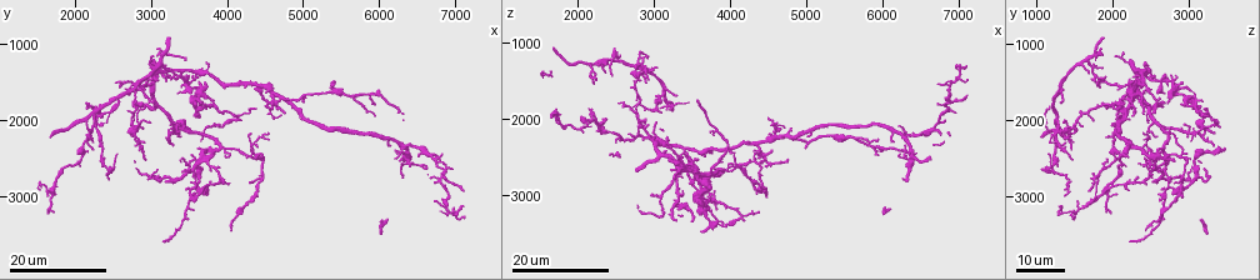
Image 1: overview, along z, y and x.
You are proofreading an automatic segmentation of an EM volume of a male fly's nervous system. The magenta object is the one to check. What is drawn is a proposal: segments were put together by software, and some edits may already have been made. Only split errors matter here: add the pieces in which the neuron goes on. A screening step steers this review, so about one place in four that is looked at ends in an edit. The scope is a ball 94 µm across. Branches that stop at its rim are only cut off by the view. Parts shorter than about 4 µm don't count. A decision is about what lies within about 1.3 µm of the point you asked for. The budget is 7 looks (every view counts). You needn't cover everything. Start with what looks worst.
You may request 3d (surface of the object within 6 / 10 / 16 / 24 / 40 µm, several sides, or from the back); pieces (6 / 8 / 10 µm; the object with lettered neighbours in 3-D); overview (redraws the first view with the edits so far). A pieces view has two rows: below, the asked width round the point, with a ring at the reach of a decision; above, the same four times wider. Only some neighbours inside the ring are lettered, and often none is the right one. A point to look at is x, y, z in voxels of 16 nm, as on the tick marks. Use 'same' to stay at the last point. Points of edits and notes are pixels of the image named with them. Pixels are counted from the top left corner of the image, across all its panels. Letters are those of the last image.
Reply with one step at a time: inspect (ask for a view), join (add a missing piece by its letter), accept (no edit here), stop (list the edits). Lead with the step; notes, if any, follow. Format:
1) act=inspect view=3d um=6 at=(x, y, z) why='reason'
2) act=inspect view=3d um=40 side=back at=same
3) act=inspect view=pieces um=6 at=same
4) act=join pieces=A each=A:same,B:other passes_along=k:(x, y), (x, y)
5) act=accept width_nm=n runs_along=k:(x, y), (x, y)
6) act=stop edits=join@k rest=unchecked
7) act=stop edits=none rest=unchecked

act=inspect view=3d um=16 at=(3550, 3100, 1750) why='end of a long branch'

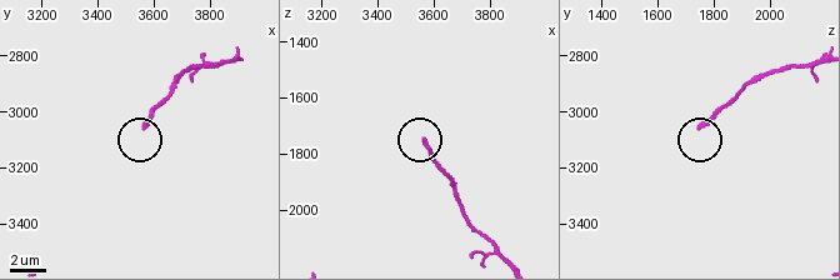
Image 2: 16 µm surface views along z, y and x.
act=inspect view=pieces um=6 at=(3570, 3050, 1760) why='see the neighbours'

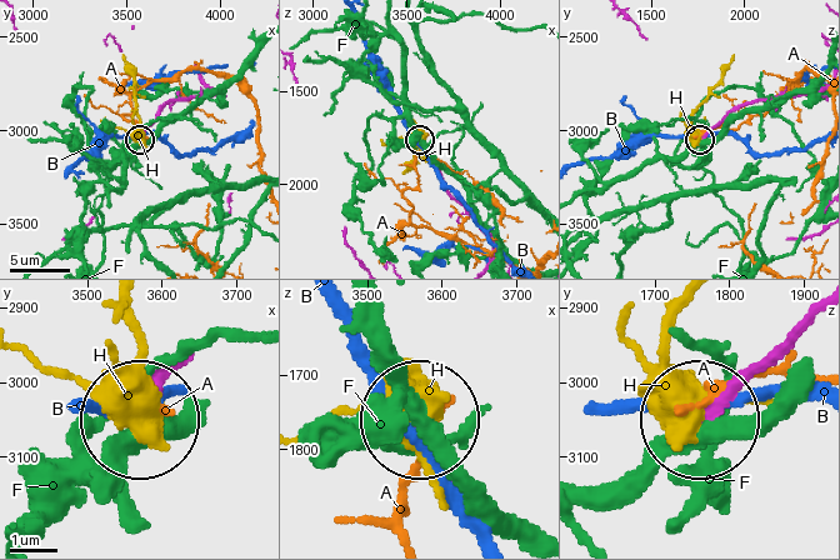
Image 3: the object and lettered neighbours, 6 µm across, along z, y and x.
act=accept width_nm=250 each=A:other,B:other,F:other,H:other found='none of them fits'

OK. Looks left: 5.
act=inspect view=3d um=16 at=(2200, 2400, 1500) why='an open end'

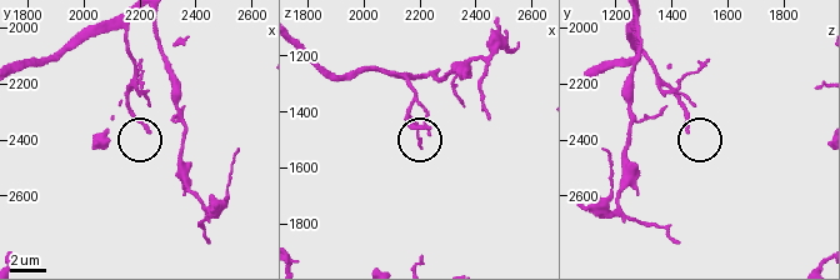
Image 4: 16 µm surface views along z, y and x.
act=inspect view=pieces um=10 at=(2240, 2370, 1460)

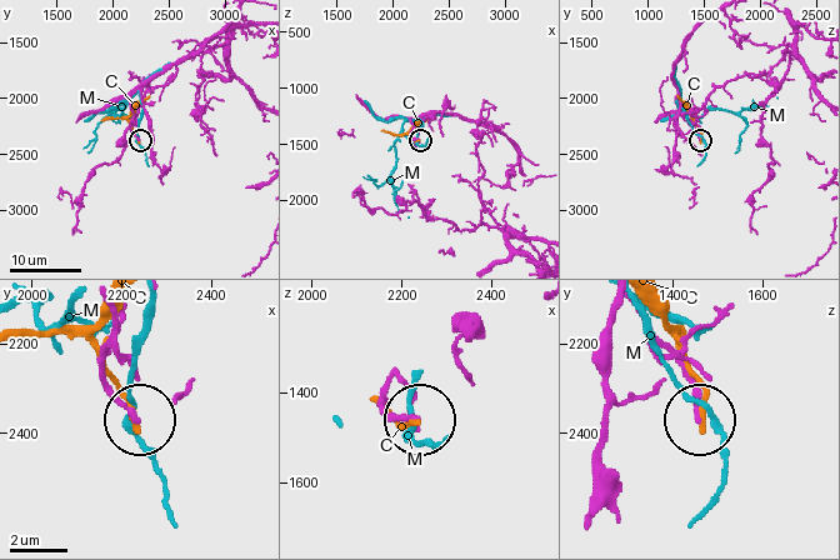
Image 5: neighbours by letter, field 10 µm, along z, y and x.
act=accept each=C:other,M:other found='no lettered piece goes on from it'

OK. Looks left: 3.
act=inspect view=3d um=16 at=(3200, 2800, 2550)

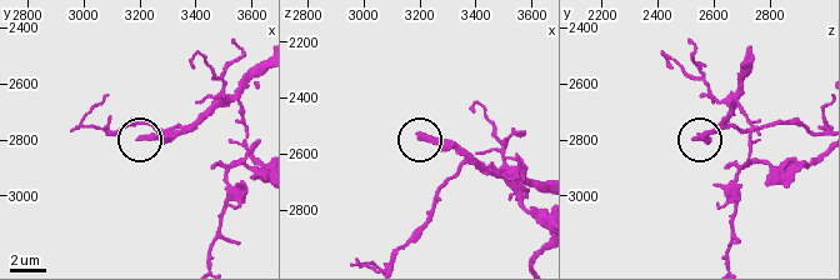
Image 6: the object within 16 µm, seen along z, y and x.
act=inspect view=pieces um=10 at=(3210, 2790, 2540)

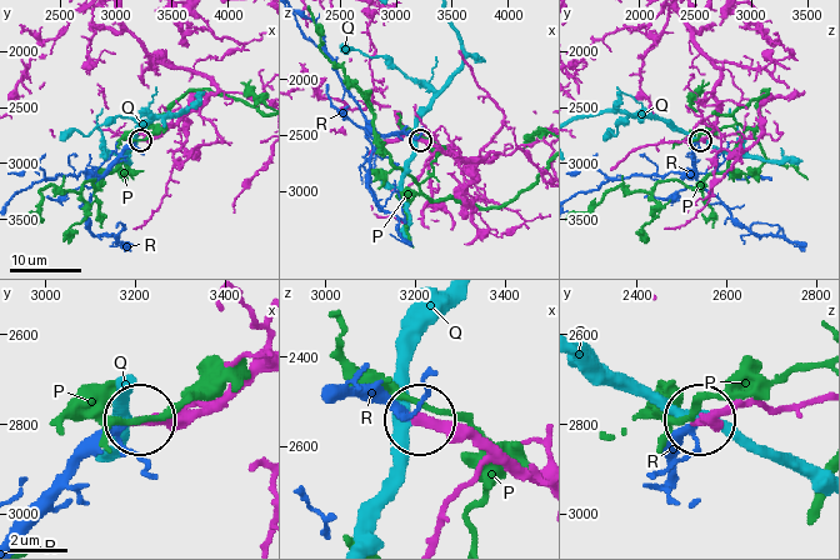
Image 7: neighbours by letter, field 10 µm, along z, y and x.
act=join pieces=R each=P:other,Q:other,R:same passes_along=7:(486, 444), (424, 426), (374, 396), (345, 394) found='it goes on there'

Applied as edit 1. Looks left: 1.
act=stop edits=join@7 rest=unchecked

